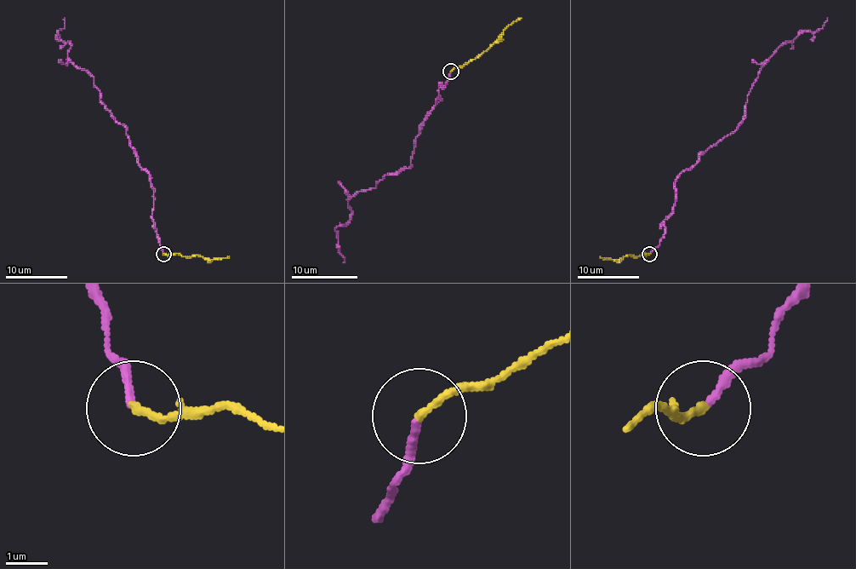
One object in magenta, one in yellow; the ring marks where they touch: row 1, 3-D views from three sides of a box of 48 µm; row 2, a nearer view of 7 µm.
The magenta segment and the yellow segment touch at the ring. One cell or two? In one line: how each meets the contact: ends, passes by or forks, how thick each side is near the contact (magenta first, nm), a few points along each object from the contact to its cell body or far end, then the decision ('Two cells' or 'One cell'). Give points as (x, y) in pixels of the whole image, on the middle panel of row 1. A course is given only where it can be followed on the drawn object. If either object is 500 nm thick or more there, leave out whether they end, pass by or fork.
At the ring magenta ends. At the ring yellow ends. Thickness 180 nm (magenta) against 170 nm. Course of magenta: (450, 72), (415, 137), (408, 168), (383, 176), (348, 201), (351, 218), (334, 229), (345, 262). Course of yellow: (450, 71), (478, 58), (510, 25), (522, 18). Two cells

